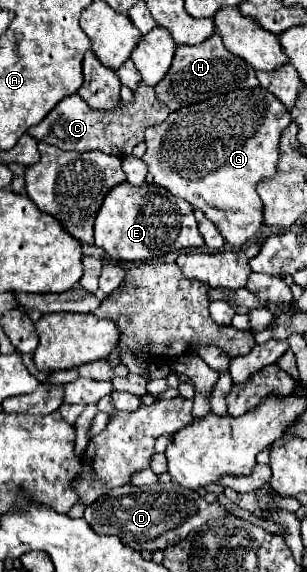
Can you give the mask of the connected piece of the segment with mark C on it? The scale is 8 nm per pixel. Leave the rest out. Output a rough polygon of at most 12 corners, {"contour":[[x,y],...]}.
{"contour":[[141,81],[95,111],[79,95],[27,133],[63,151],[125,157],[169,111]]}

